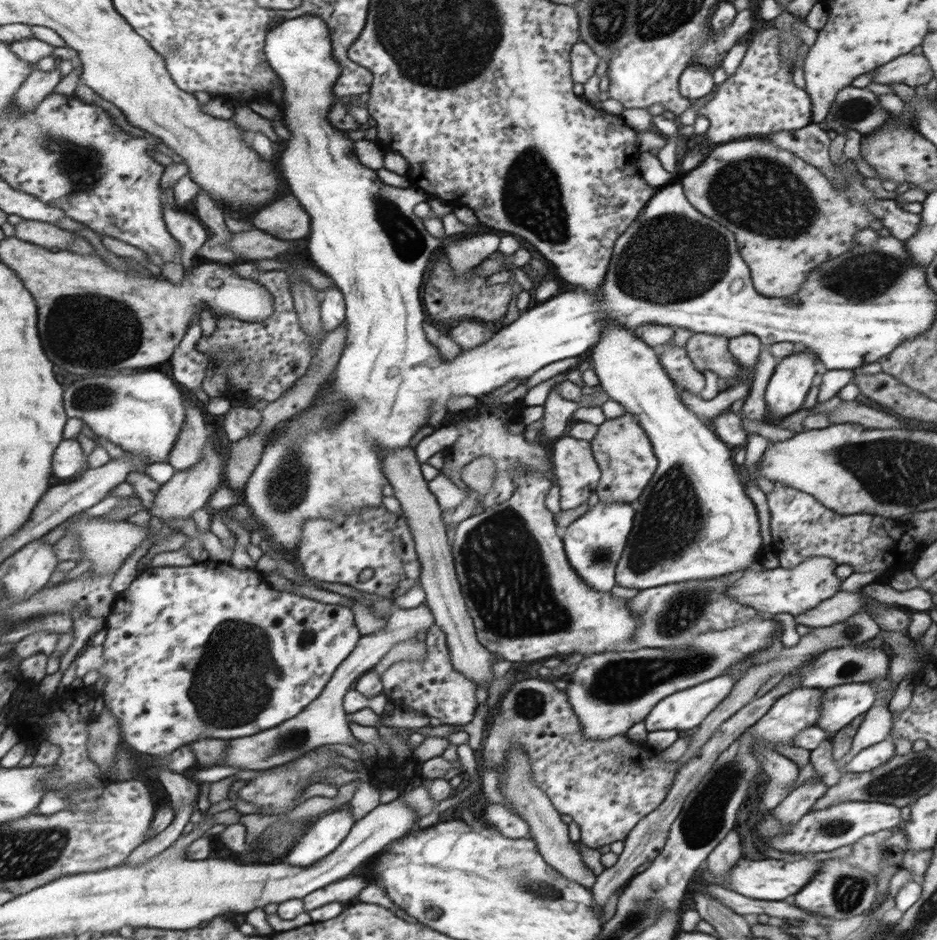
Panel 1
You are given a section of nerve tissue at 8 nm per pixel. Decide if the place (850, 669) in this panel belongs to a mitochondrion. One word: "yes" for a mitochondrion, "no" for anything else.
yes

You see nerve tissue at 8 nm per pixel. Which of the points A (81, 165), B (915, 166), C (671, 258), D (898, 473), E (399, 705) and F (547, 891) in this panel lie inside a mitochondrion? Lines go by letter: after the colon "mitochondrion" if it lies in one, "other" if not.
A: mitochondrion
B: other
C: mitochondrion
D: mitochondrion
E: other
F: mitochondrion

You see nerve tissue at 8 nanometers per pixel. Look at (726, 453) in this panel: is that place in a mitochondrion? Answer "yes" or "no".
no

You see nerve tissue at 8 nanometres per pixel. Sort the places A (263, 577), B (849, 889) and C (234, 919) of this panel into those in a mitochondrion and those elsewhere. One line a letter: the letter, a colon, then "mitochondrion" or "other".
A: other
B: mitochondrion
C: other

